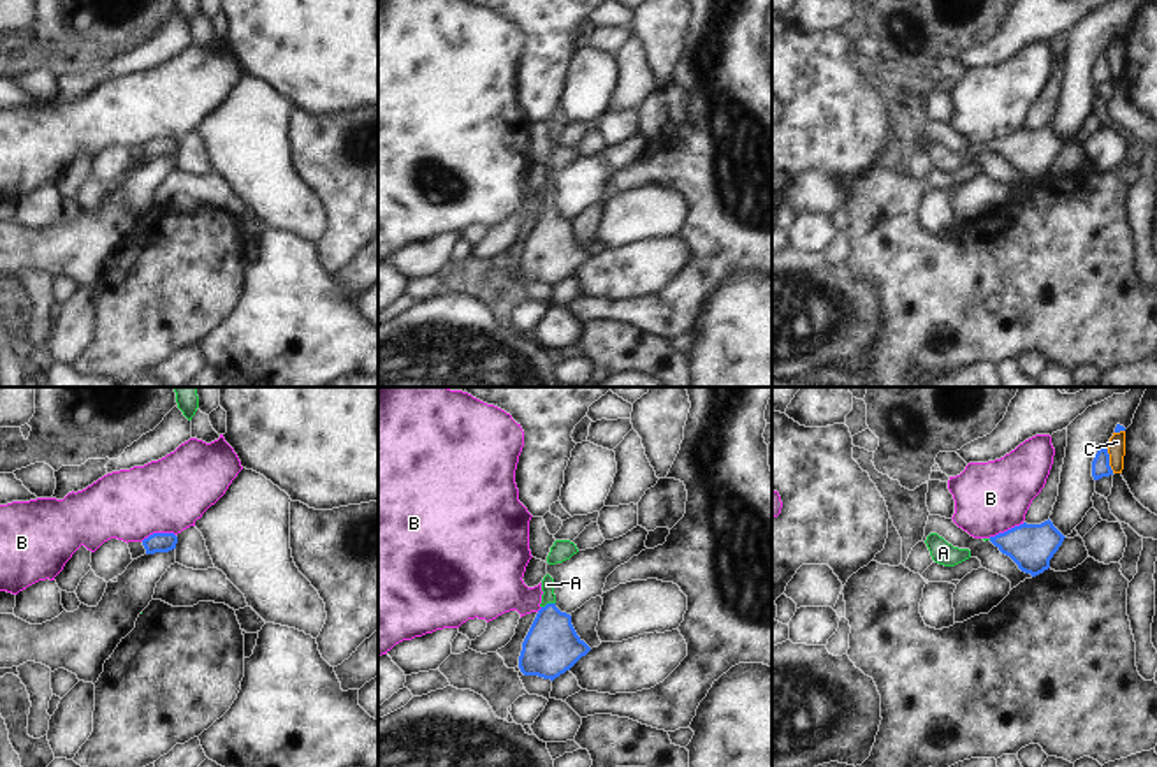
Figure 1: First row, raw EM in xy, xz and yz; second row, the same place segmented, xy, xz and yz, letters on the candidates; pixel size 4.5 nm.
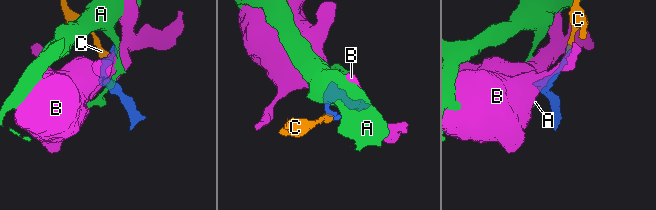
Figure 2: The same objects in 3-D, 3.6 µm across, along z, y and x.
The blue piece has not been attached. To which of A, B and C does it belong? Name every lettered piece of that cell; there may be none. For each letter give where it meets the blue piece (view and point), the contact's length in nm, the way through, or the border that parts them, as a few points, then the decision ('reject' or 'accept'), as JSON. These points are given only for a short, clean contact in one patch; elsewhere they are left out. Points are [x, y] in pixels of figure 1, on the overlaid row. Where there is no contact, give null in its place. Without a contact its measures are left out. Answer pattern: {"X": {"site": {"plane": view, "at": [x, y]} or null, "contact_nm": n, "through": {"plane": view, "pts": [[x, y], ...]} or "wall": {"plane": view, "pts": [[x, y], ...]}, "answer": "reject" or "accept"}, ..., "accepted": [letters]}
{"A": {"site": {"plane": "xz", "at": [547, 604]}, "contact_nm": 70, "through": {"plane": "xz", "pts": [[551, 648], [547, 604], [547, 584]]}, "answer": "accept"}, "B": {"site": {"plane": "yz", "at": [1008, 530]}, "contact_nm": 180, "wall": {"plane": "yz", "pts": [[1024, 523], [989, 537]]}, "answer": "reject"}, "C": {"site": {"plane": "yz", "at": [1108, 460]}, "contact_nm": 130, "wall": {"plane": "yz", "pts": [[1105, 445], [1113, 472]]}, "answer": "reject"}, "accepted": ["A"]}

